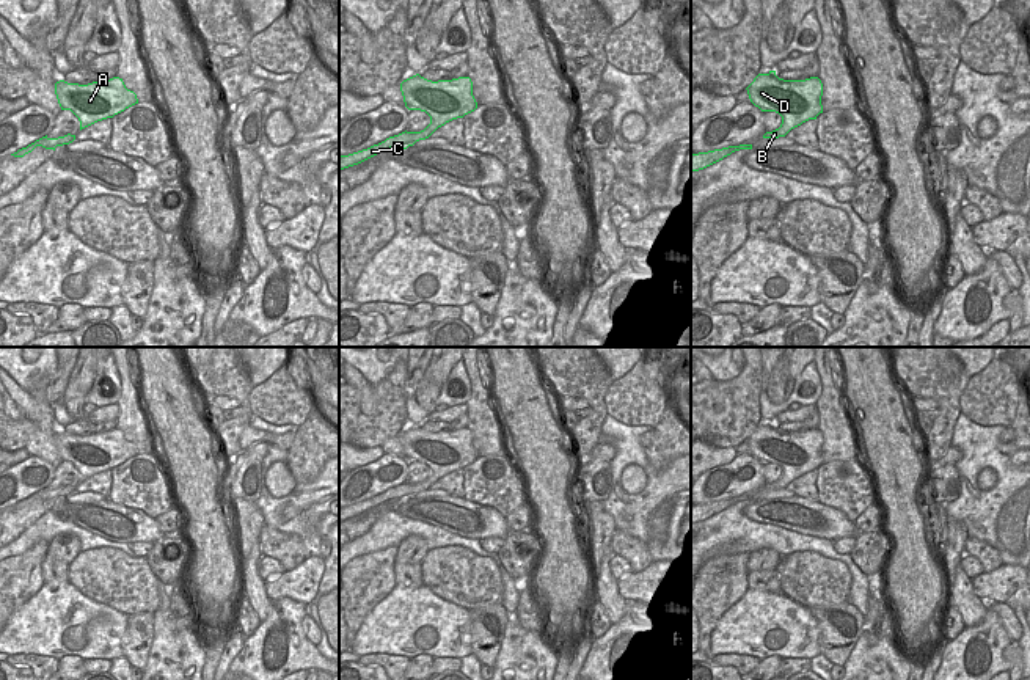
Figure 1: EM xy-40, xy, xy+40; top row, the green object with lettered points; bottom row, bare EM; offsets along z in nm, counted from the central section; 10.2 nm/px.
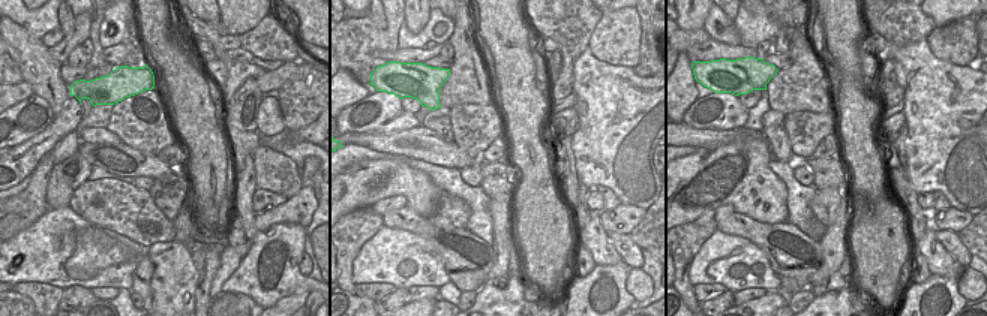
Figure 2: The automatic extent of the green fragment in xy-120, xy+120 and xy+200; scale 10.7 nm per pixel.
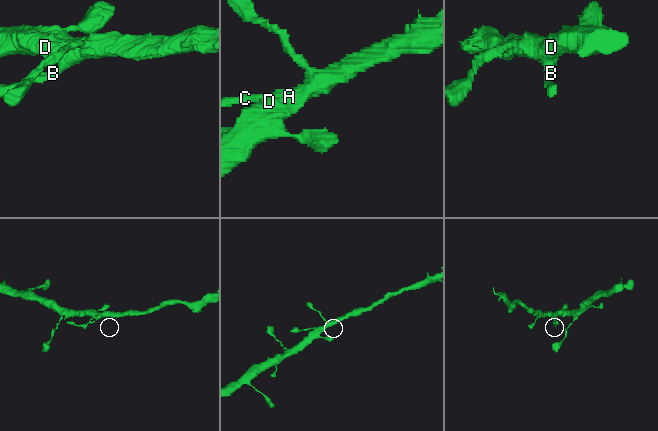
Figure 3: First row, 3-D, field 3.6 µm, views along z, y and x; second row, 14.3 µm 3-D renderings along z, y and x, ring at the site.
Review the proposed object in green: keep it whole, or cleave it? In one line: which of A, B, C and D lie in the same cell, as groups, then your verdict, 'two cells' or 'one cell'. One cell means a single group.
A B C D | one cell

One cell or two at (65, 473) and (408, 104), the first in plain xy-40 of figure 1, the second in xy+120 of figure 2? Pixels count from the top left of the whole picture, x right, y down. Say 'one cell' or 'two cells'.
one cell

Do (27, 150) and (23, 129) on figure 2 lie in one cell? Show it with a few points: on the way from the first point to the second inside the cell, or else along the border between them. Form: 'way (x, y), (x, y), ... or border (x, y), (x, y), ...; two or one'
border (54, 119), (39, 132), (15, 146); two

